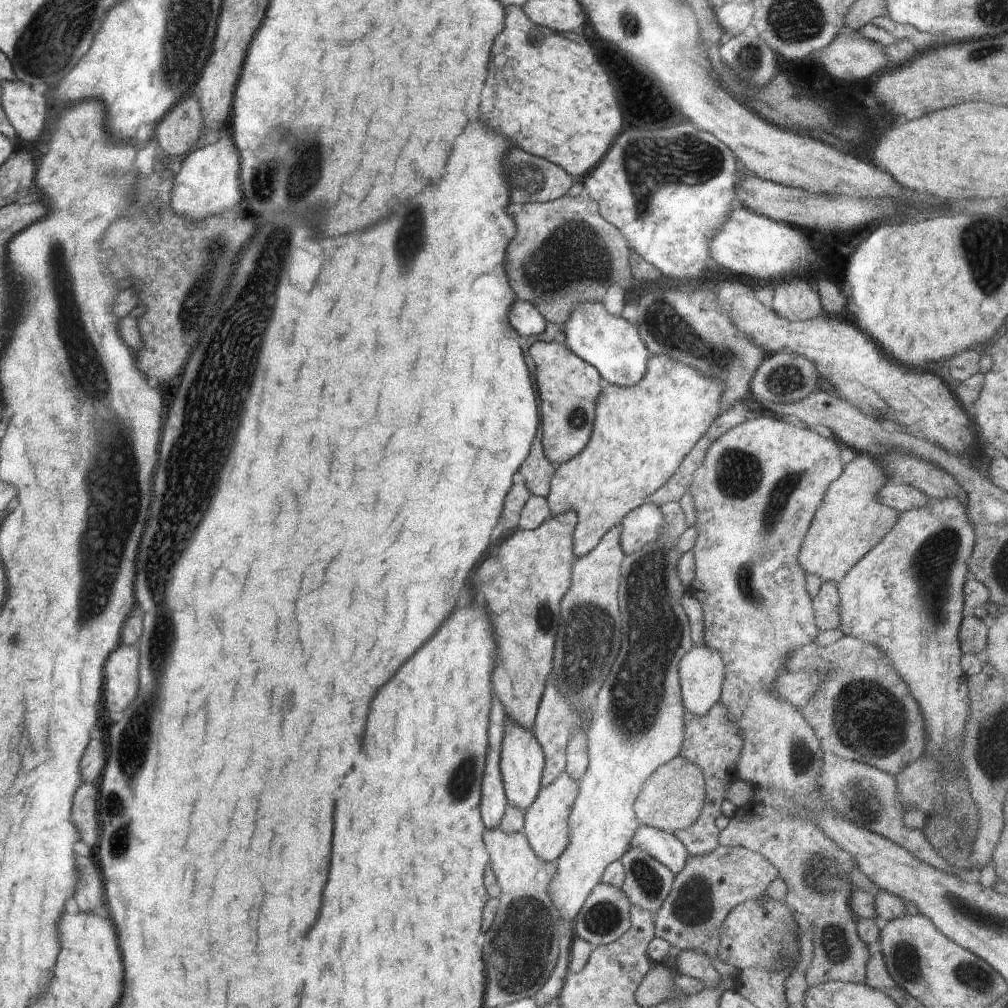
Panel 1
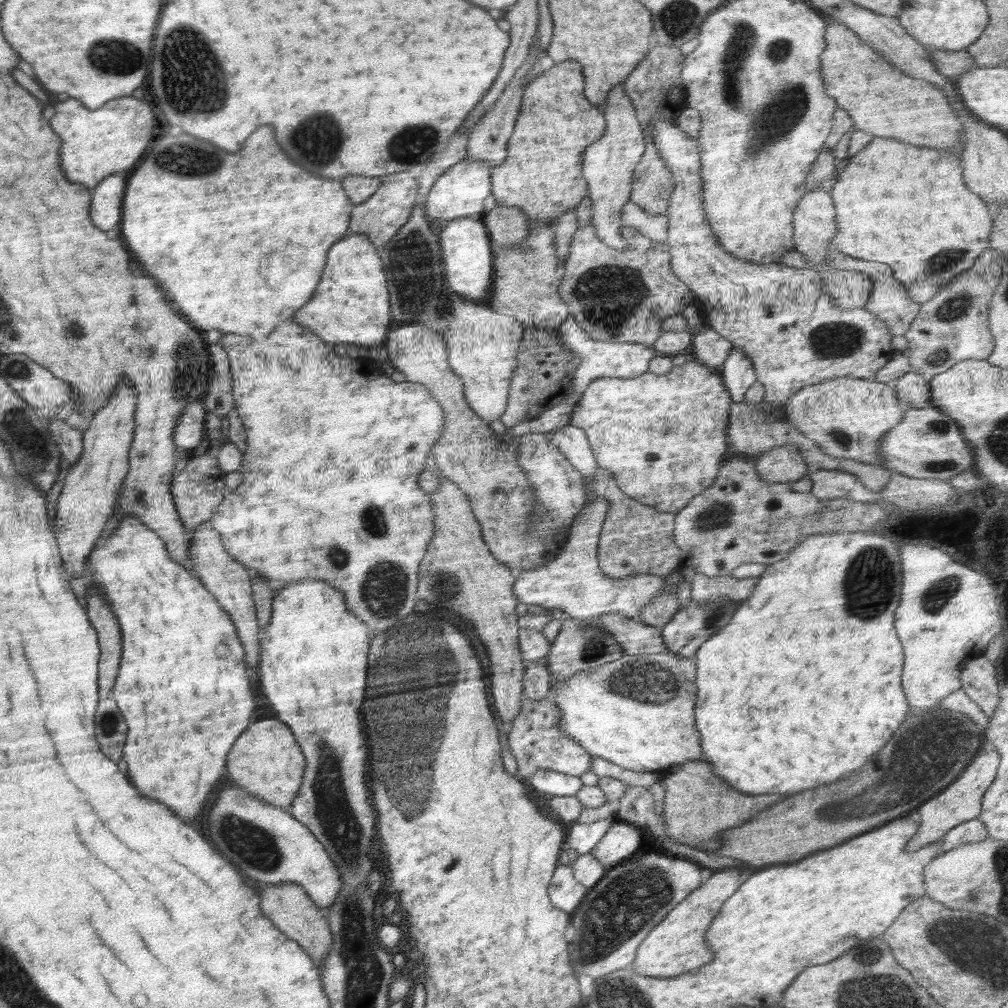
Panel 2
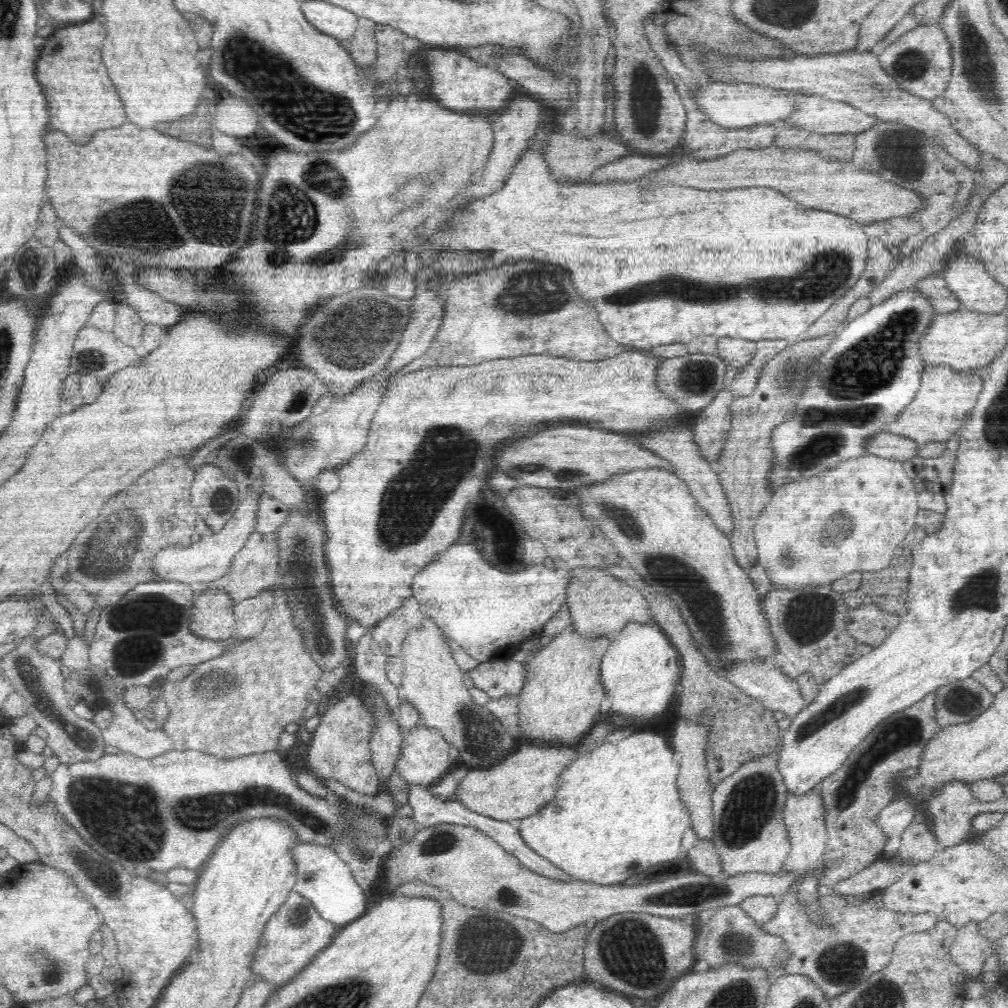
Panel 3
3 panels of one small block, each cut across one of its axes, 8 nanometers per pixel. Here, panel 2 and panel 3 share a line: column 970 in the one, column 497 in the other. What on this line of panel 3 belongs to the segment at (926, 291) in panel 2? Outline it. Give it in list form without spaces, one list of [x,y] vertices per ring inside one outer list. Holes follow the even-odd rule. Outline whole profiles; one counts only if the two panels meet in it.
[[[546,124],[528,144],[520,160],[516,162],[514,172],[508,176],[508,182],[500,192],[494,192],[486,198],[474,200],[464,214],[452,220],[450,232],[436,232],[428,238],[422,238],[422,254],[424,264],[430,266],[435,273],[444,273],[444,276],[460,277],[484,270],[496,268],[504,262],[518,262],[518,260],[544,260],[558,266],[564,266],[572,272],[572,280],[578,288],[578,294],[584,300],[592,303],[598,310],[600,324],[608,330],[617,343],[623,344],[632,350],[648,350],[661,344],[685,343],[700,335],[714,335],[717,338],[730,337],[737,339],[761,340],[784,339],[789,343],[800,340],[812,324],[816,322],[828,308],[841,296],[850,290],[867,267],[867,252],[869,236],[864,233],[863,226],[858,222],[836,216],[824,210],[810,210],[804,208],[776,190],[770,188],[736,188],[736,190],[696,190],[696,188],[682,188],[682,186],[664,186],[664,188],[650,188],[640,186],[636,182],[626,184],[556,184],[550,176],[546,161],[541,154],[545,145],[545,138],[556,133],[555,125]]]

